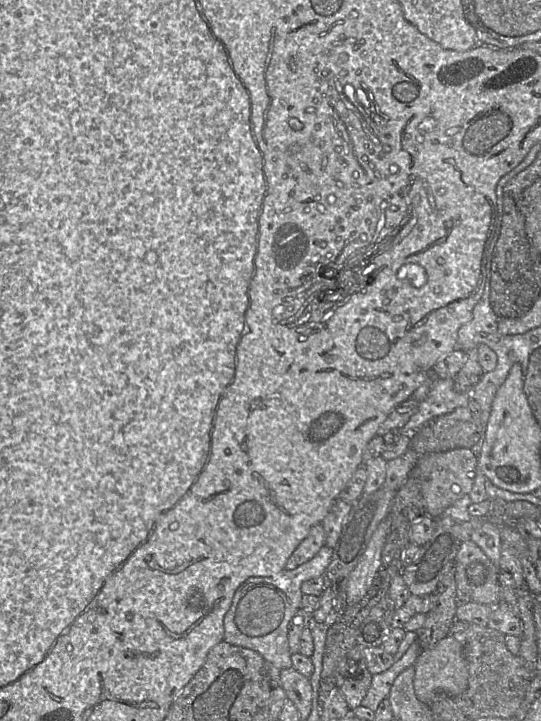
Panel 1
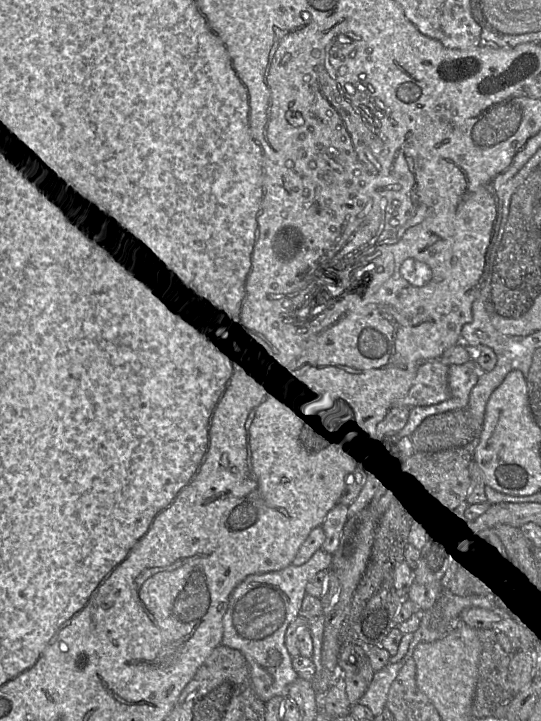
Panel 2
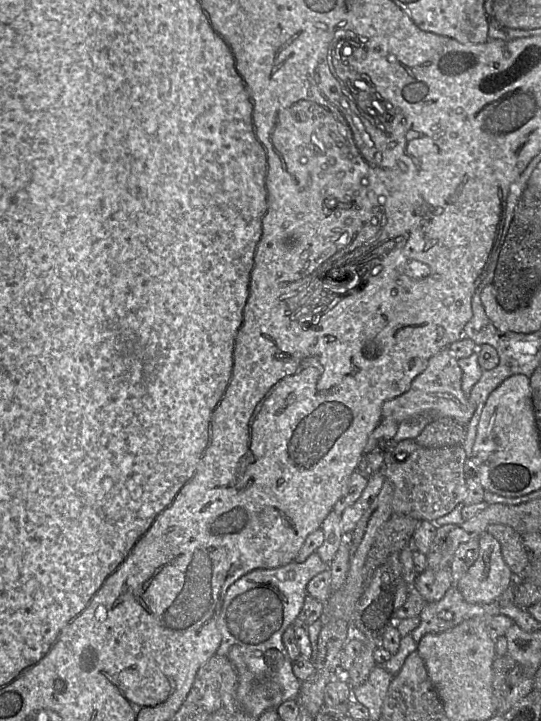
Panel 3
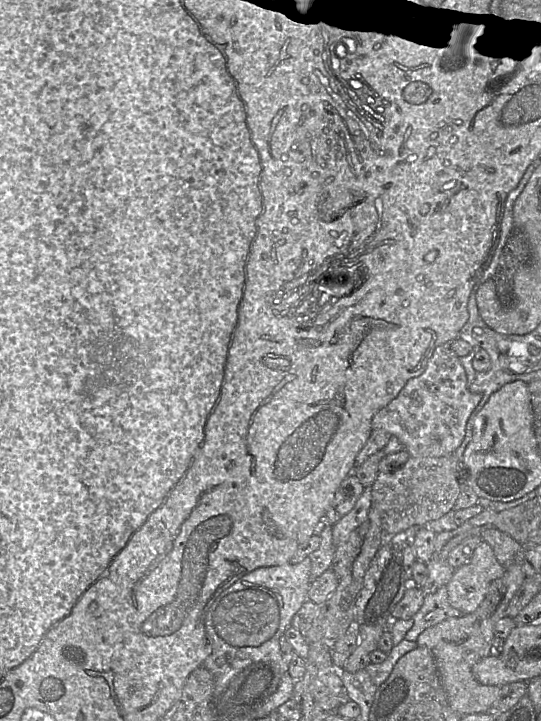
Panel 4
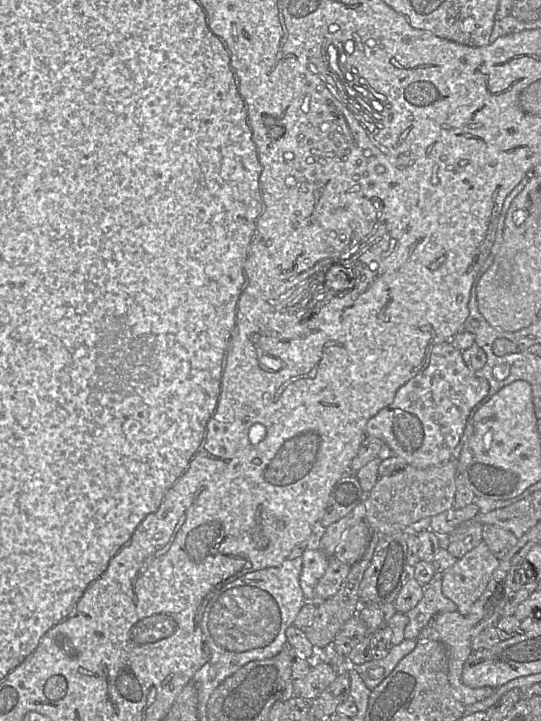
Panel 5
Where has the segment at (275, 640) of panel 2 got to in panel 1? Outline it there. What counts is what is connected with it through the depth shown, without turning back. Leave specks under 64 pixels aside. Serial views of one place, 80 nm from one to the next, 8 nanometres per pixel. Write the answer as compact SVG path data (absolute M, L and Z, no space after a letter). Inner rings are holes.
M324 545L308 562L294 570L282 570L269 577L250 577L236 590L231 606L224 616L224 641L259 653L264 659L273 688L280 683L283 670L292 667L288 643L291 619L301 609L301 585L323 576L331 562L333 549Z

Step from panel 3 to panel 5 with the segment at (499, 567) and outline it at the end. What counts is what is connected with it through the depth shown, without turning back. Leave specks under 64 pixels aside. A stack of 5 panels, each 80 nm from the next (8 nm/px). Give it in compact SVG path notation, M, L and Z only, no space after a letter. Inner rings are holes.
M482 540L442 574L442 592L444 596L457 605L458 611L462 615L468 614L472 605L485 592L494 571L499 566L499 562L500 560L493 555L486 542Z

